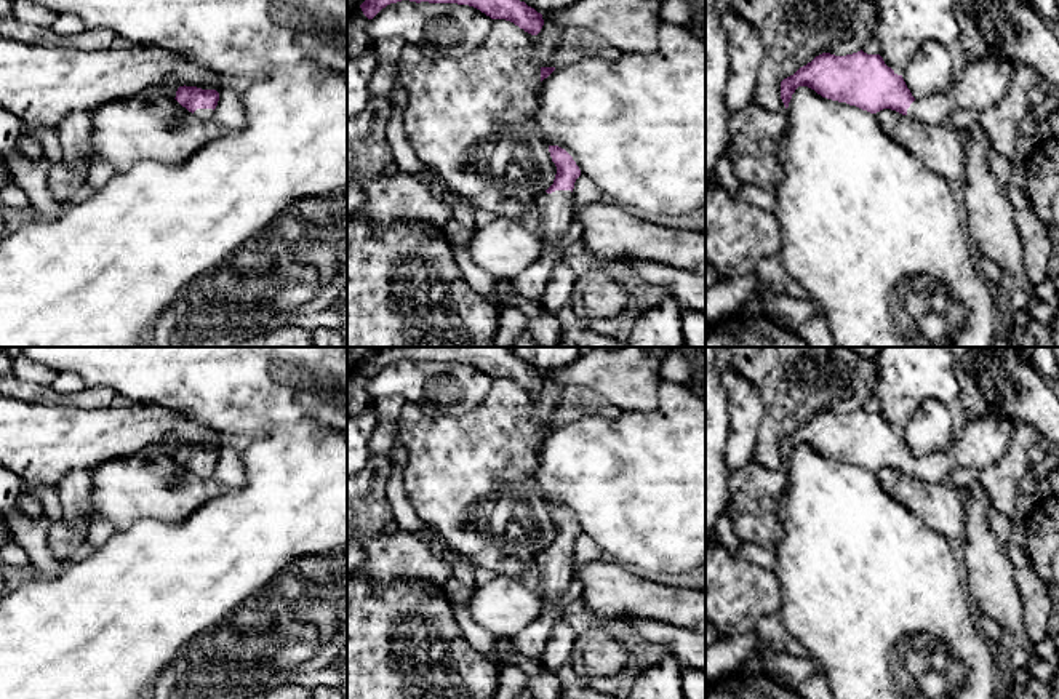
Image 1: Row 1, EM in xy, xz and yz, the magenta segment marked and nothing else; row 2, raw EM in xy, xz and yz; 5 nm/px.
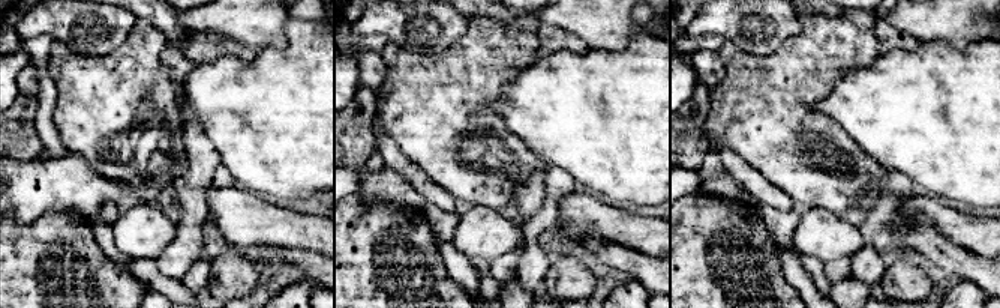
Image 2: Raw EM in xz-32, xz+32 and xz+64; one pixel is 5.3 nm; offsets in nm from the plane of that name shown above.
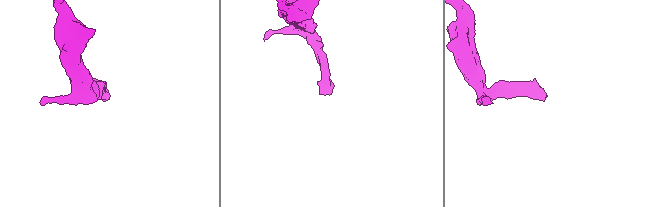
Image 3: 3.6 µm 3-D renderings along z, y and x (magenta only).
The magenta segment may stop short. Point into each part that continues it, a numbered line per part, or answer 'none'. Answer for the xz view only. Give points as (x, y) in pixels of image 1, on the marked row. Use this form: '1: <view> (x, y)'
1: xz (557, 208)

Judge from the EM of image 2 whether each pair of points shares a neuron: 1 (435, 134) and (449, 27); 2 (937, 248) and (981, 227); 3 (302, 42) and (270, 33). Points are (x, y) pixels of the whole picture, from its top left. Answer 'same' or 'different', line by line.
1: different
2: different
3: different

